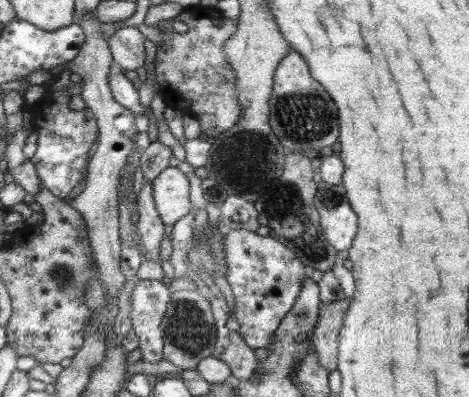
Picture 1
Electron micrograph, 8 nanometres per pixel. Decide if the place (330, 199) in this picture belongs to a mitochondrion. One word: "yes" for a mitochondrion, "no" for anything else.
yes

